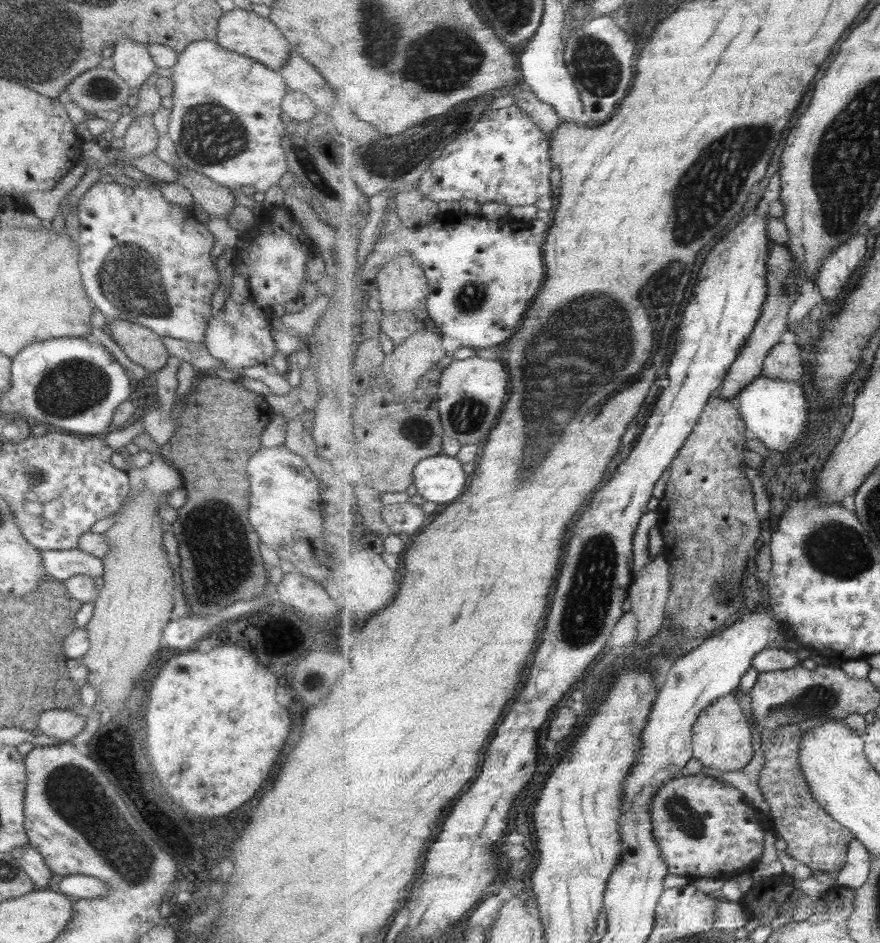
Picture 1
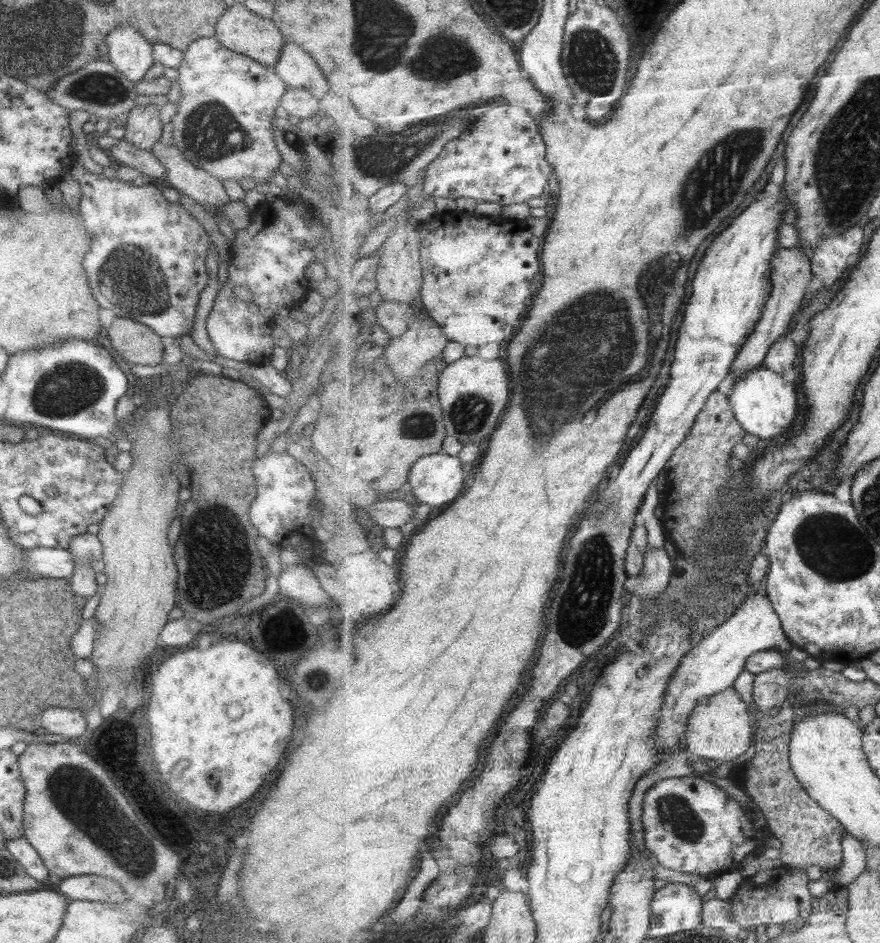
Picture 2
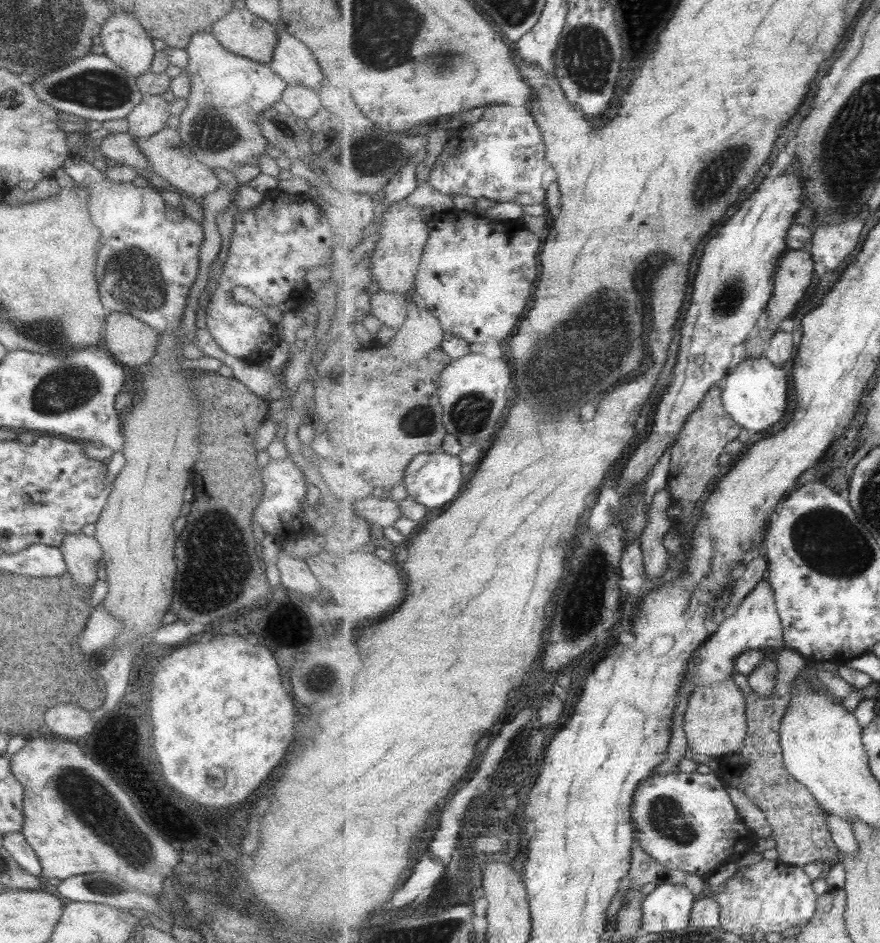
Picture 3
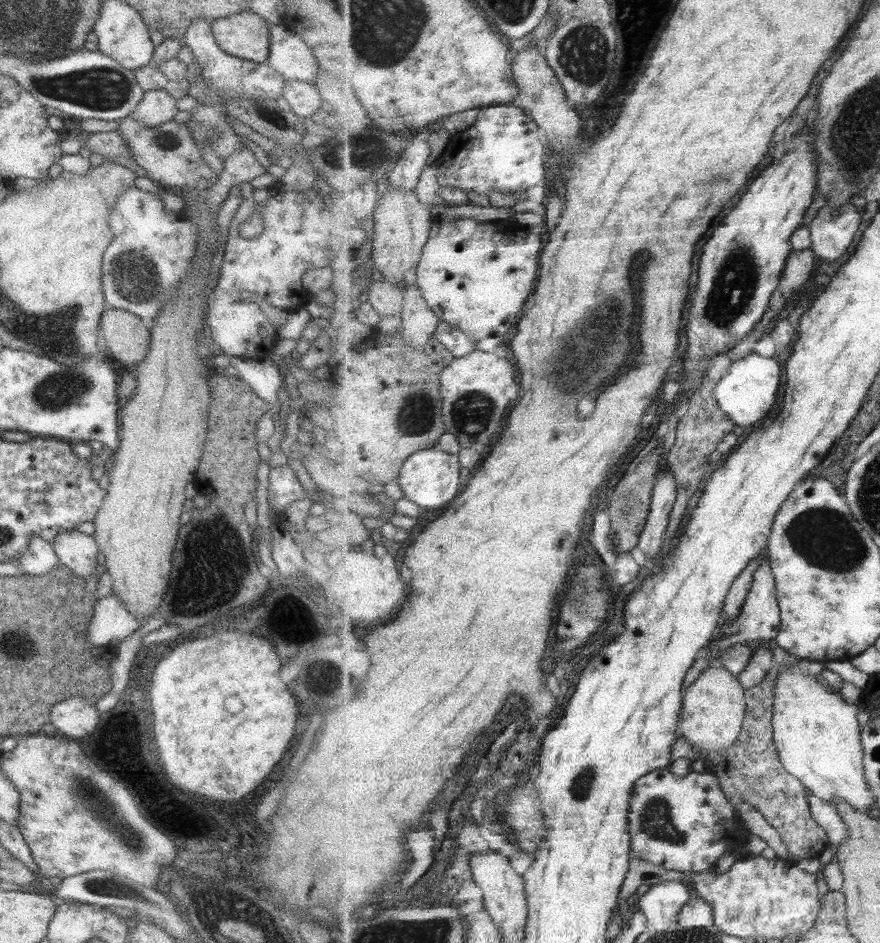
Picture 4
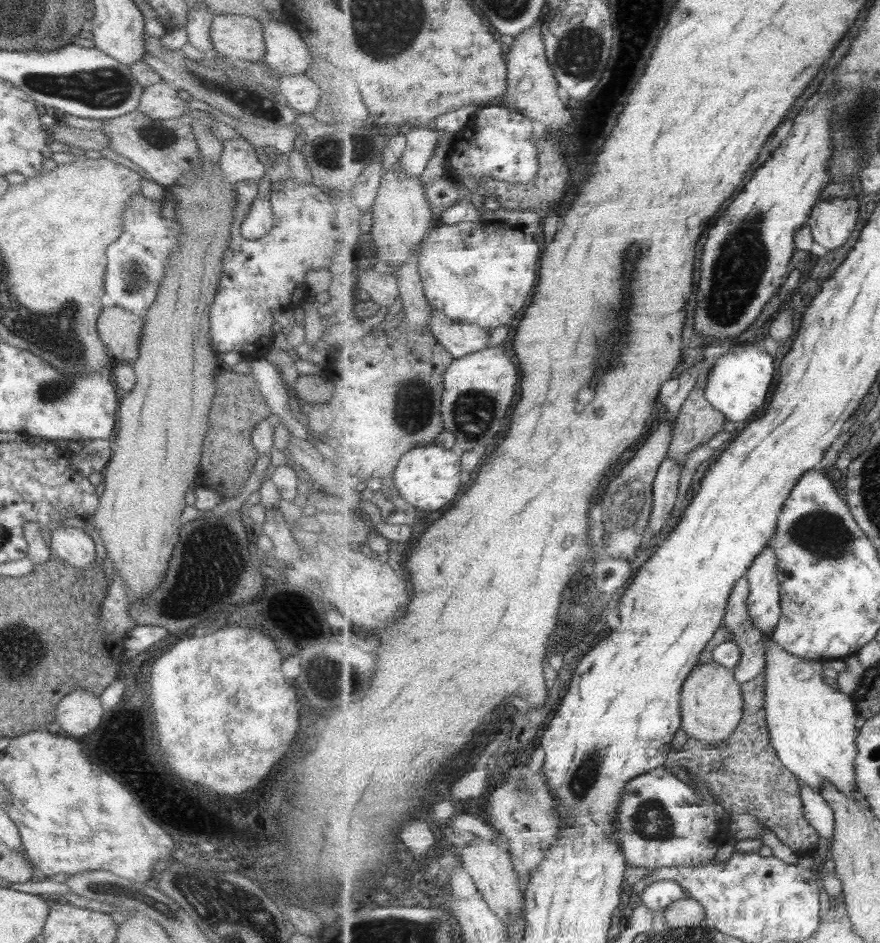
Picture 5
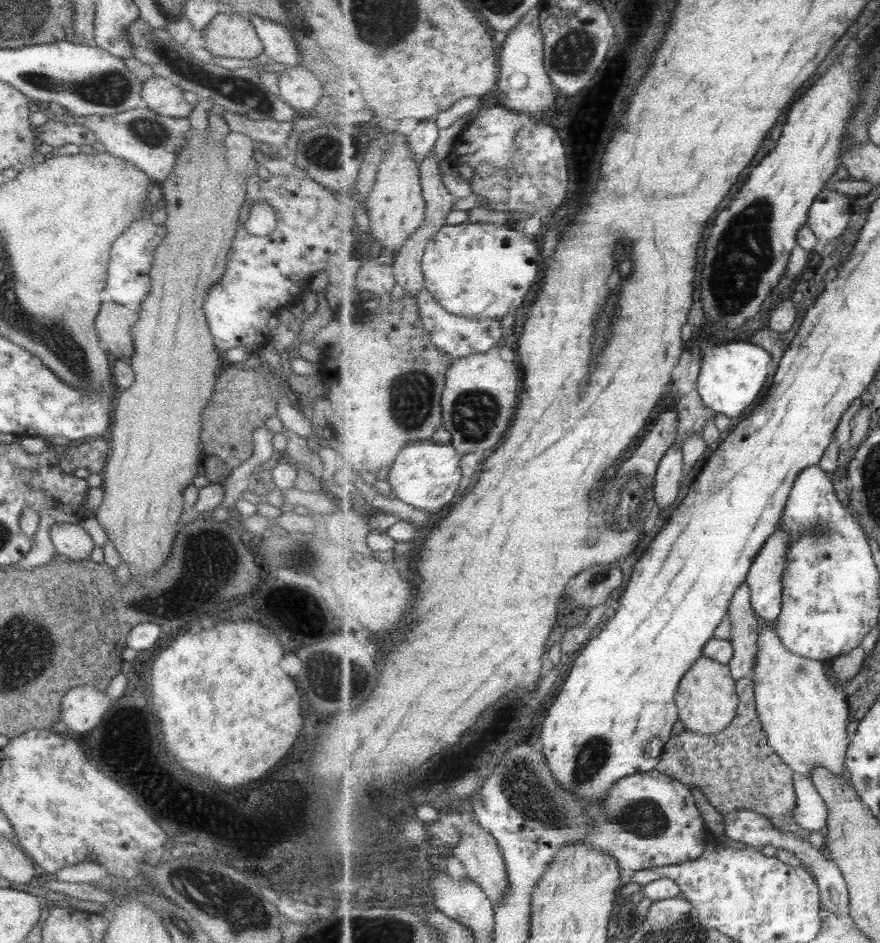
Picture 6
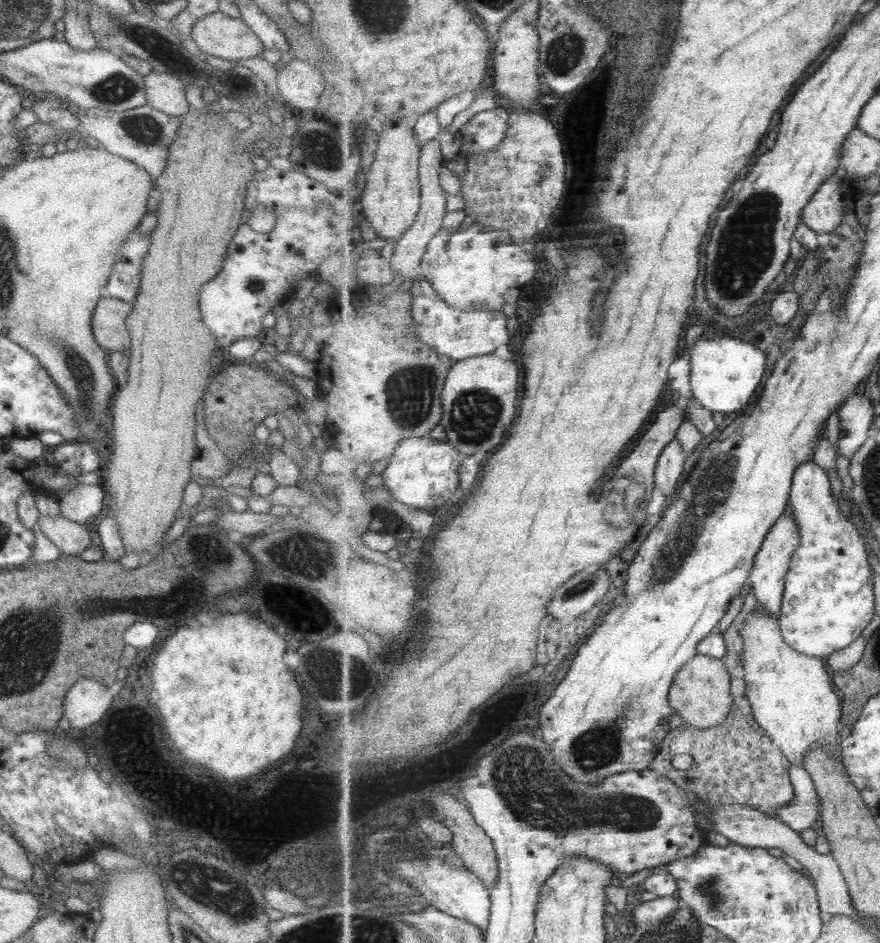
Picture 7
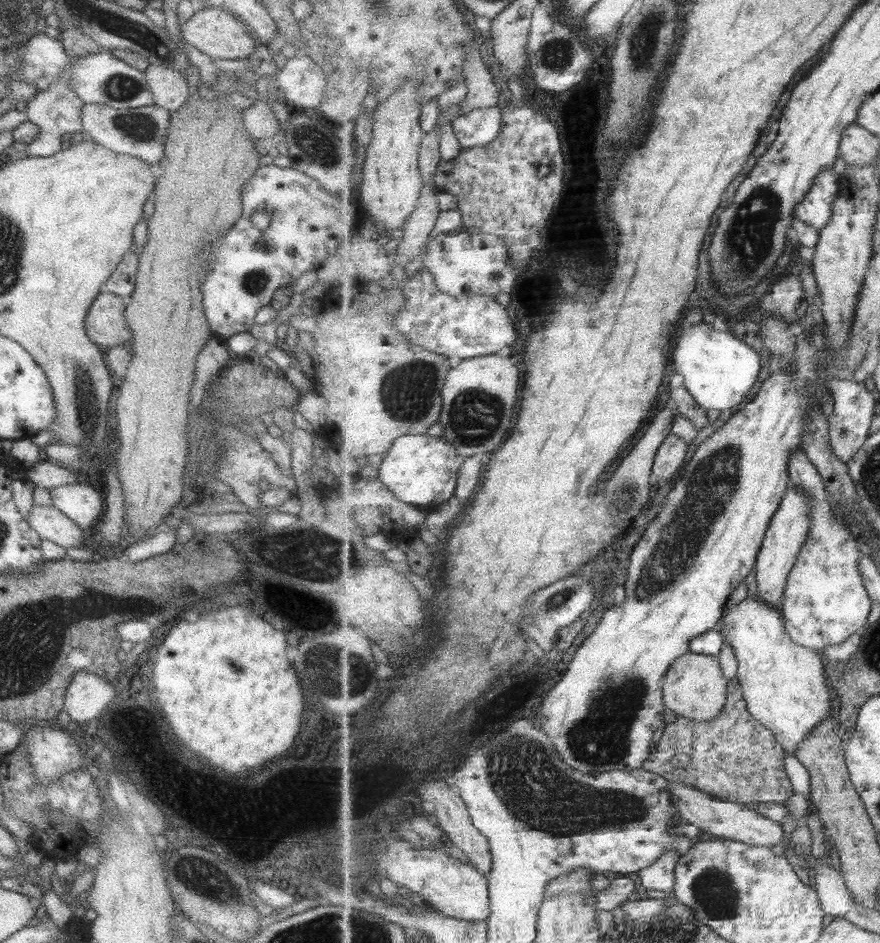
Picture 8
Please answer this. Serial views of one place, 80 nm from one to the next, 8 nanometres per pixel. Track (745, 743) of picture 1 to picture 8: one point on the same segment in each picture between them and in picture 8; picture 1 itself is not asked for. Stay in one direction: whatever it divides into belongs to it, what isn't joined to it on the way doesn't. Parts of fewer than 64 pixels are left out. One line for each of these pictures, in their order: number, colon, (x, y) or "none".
2: (720, 728)
3: (716, 723)
4: (714, 707)
5: (712, 700)
6: (706, 696)
7: (702, 692)
8: (694, 687)

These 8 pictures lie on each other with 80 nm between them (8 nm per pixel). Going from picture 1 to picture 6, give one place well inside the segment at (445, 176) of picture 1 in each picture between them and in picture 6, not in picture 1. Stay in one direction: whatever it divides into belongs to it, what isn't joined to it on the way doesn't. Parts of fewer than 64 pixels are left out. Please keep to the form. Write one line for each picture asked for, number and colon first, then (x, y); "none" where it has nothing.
2: (501, 157)
3: (503, 155)
4: (501, 152)
5: (498, 143)
6: (489, 138)

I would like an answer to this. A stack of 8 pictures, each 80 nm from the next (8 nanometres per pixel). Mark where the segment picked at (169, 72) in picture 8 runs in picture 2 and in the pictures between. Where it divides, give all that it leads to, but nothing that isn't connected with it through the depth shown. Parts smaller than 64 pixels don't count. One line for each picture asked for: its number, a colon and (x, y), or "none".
2: (143, 126)
3: (148, 116)
4: (156, 106)
5: (160, 101)
6: (161, 96)
7: (166, 93)

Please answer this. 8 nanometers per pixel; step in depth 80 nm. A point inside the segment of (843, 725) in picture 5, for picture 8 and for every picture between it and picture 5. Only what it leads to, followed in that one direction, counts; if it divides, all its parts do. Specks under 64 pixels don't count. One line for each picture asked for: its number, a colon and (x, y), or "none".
6: (806, 716)
7: (792, 695)
8: (785, 685)

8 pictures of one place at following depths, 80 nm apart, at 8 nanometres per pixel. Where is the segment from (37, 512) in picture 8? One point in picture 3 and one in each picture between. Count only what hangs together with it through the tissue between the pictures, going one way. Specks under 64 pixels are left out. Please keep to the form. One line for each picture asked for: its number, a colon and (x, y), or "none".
3: (80, 552)
4: (76, 551)
5: (72, 545)
6: (69, 539)
7: (71, 538)

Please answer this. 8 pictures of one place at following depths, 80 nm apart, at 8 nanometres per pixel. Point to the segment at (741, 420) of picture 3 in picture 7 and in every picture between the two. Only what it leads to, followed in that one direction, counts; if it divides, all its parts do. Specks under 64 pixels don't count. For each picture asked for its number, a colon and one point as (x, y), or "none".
4: (748, 392)
5: (738, 384)
6: (730, 378)
7: (724, 373)

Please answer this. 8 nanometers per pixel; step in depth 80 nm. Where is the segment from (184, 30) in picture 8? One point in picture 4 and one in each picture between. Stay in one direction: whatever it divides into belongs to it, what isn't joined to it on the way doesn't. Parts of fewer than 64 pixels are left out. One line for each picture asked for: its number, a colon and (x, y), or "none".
4: (245, 35)
5: (240, 37)
6: (226, 35)
7: (219, 35)

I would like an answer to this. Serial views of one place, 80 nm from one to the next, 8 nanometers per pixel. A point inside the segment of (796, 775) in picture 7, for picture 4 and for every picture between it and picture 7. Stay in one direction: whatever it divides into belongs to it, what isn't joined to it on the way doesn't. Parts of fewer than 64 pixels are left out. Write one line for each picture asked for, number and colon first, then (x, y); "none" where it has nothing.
4: (827, 816)
5: (817, 810)
6: (811, 813)

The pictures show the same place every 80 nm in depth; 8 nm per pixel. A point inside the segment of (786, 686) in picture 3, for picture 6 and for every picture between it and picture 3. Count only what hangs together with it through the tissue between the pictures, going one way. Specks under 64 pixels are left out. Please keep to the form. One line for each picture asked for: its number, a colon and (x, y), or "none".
4: (751, 771)
5: (744, 771)
6: (735, 769)

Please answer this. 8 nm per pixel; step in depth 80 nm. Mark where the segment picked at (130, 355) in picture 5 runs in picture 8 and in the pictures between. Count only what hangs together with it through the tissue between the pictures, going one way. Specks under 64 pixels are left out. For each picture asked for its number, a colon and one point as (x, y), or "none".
6: (112, 322)
7: (108, 327)
8: (104, 323)

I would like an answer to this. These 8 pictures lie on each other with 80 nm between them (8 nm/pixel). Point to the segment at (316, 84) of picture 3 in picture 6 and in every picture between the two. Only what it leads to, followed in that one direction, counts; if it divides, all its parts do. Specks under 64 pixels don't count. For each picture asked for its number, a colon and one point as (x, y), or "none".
4: (288, 54)
5: (285, 50)
6: (278, 44)

